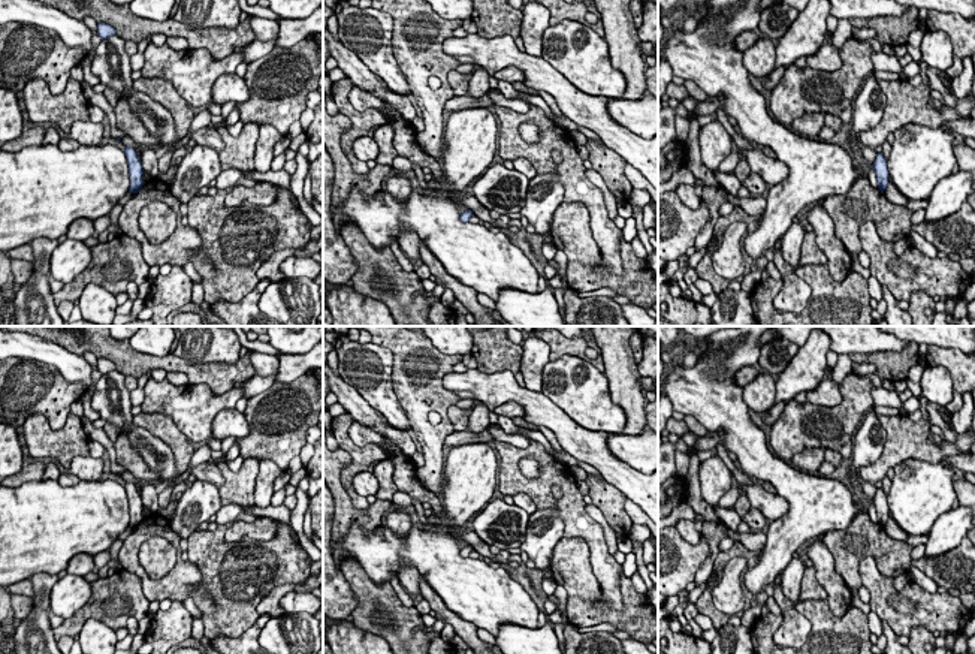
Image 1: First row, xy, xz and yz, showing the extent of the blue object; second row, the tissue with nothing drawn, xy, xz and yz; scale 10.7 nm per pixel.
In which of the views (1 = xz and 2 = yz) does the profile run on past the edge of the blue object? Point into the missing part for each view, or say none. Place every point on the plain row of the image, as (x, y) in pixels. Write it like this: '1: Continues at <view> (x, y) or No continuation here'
1: No continuation here
2: No continuation here

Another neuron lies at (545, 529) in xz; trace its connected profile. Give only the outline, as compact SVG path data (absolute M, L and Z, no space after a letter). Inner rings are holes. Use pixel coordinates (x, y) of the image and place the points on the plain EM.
M556 509L535 510L529 515L522 552L535 563L537 570L547 572L556 543L564 537L564 521Z

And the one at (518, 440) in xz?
M488 427L488 431L492 434L495 441L505 441L516 447L528 447L529 441L522 434L505 434L499 427Z

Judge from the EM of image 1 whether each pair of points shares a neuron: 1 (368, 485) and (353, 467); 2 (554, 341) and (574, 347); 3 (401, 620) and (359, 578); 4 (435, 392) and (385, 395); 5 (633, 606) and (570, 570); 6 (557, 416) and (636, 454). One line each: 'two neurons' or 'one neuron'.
1: two neurons
2: one neuron
3: one neuron
4: two neurons
5: one neuron
6: two neurons

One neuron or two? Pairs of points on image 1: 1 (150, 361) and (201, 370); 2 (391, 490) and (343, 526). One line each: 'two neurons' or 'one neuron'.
1: one neuron
2: two neurons

